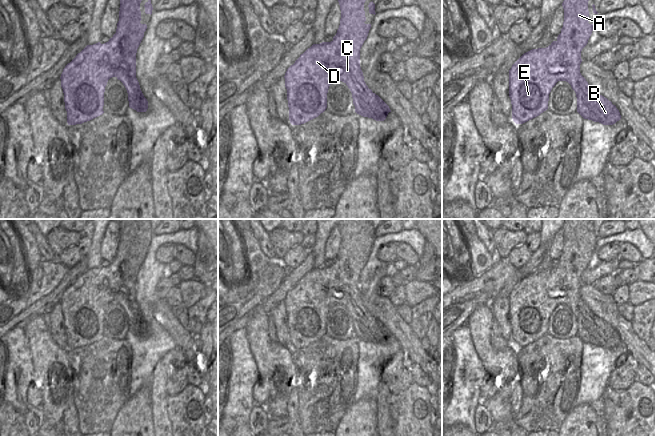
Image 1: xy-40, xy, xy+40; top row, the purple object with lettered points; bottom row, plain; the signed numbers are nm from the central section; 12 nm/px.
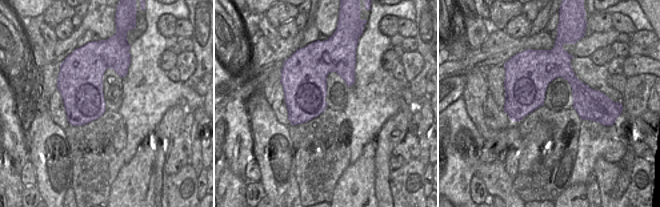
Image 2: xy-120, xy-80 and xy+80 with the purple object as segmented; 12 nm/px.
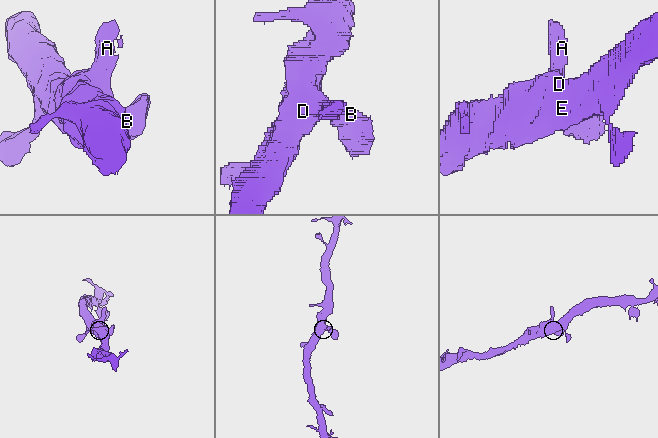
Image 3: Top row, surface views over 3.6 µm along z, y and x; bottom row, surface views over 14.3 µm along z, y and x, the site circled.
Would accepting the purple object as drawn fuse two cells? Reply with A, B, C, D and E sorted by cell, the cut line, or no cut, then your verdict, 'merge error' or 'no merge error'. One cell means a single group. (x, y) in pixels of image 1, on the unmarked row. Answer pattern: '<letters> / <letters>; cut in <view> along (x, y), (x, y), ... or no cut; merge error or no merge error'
A B C D E; no cut; no merge error

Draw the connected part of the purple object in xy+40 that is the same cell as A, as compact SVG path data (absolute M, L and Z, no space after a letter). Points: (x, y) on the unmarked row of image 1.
M565 219L564 246L557 264L546 272L524 277L509 294L512 343L523 348L548 333L549 318L558 305L568 306L576 317L577 336L603 349L621 343L619 334L592 313L580 297L581 275L595 248L589 248L591 219Z

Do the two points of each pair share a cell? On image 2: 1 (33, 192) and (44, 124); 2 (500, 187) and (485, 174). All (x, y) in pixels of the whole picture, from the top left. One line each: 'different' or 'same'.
1: different
2: same

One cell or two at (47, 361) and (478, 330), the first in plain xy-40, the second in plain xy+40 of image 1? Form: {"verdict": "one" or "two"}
{"verdict": "one"}

